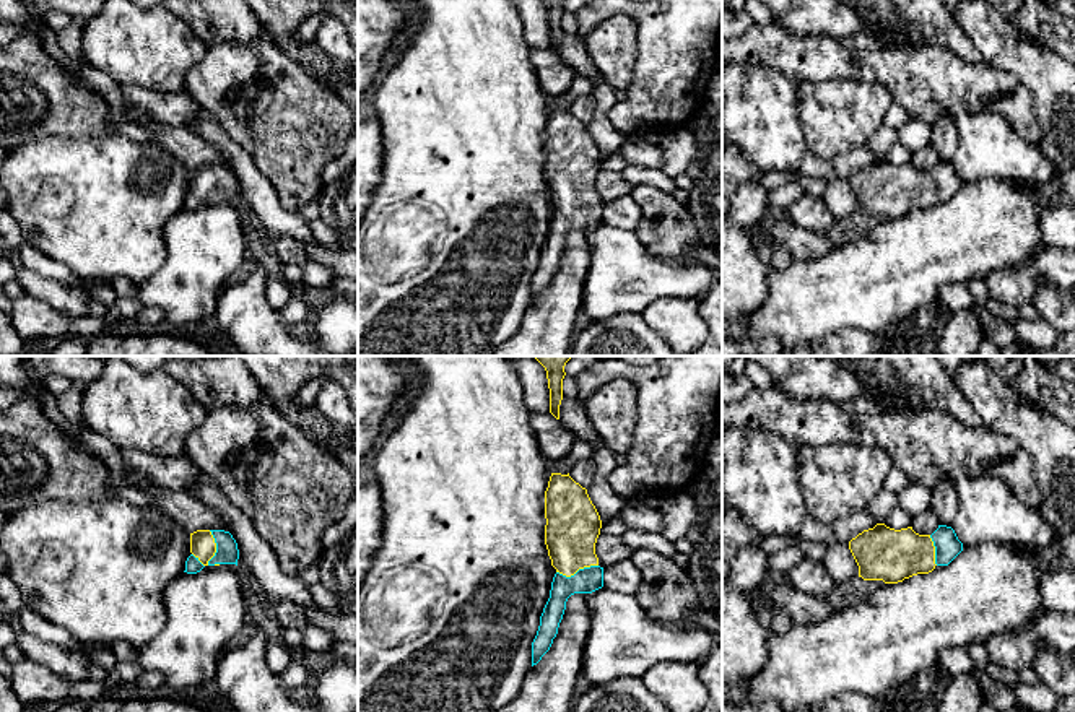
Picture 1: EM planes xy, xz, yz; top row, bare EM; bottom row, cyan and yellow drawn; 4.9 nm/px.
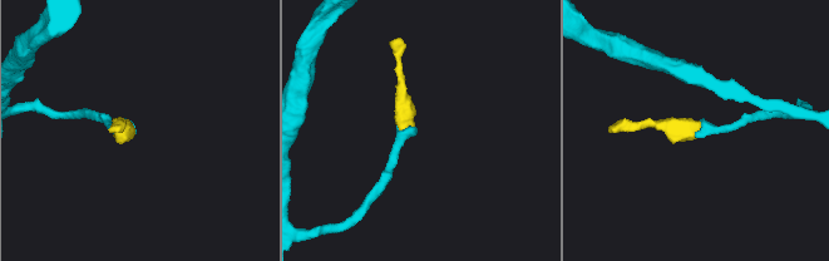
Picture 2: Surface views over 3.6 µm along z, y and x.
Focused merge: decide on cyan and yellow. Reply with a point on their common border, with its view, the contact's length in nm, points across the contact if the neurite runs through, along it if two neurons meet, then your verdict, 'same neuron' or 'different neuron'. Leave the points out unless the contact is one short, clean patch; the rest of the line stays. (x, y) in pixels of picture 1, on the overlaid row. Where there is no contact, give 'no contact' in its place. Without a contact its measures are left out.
contact xz (578, 571); length 220 nm; way xz (589, 579), (578, 571), (573, 556), (573, 524); same neuron

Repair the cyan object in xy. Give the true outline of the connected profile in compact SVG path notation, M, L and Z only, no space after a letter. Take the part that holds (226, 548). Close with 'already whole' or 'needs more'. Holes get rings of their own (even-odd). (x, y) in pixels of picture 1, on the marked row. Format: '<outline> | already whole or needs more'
M197 530L190 533L190 553L184 571L187 574L197 574L205 566L237 566L239 559L236 540L224 530Z | needs more

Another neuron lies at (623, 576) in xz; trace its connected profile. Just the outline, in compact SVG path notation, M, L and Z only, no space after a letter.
M621 559L603 567L603 587L636 595L641 585L641 571L631 559Z

